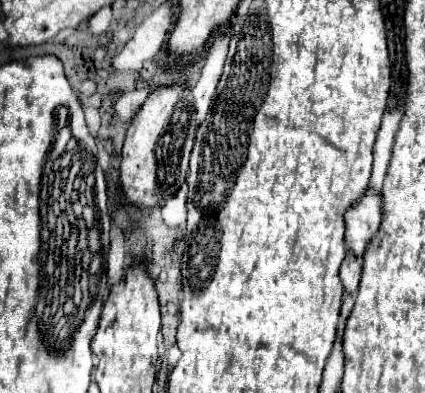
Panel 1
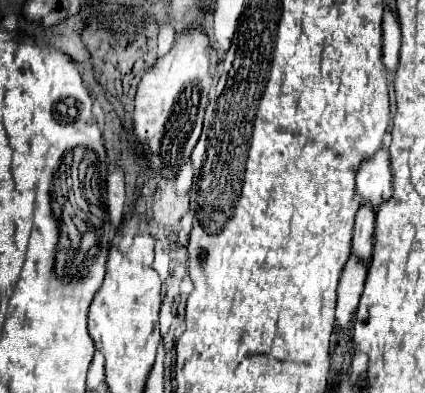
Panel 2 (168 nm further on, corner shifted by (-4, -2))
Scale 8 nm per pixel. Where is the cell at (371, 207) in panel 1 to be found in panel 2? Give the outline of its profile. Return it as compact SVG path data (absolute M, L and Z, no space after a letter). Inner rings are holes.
M379 149L369 161L365 161L357 173L357 193L363 203L377 209L391 195L391 169L389 153Z

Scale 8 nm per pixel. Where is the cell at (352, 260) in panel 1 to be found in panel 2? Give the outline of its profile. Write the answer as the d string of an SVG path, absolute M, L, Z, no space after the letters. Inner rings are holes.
M361 205L353 229L353 257L361 259L361 263L369 263L371 259L373 231L375 231L375 211L369 205Z

